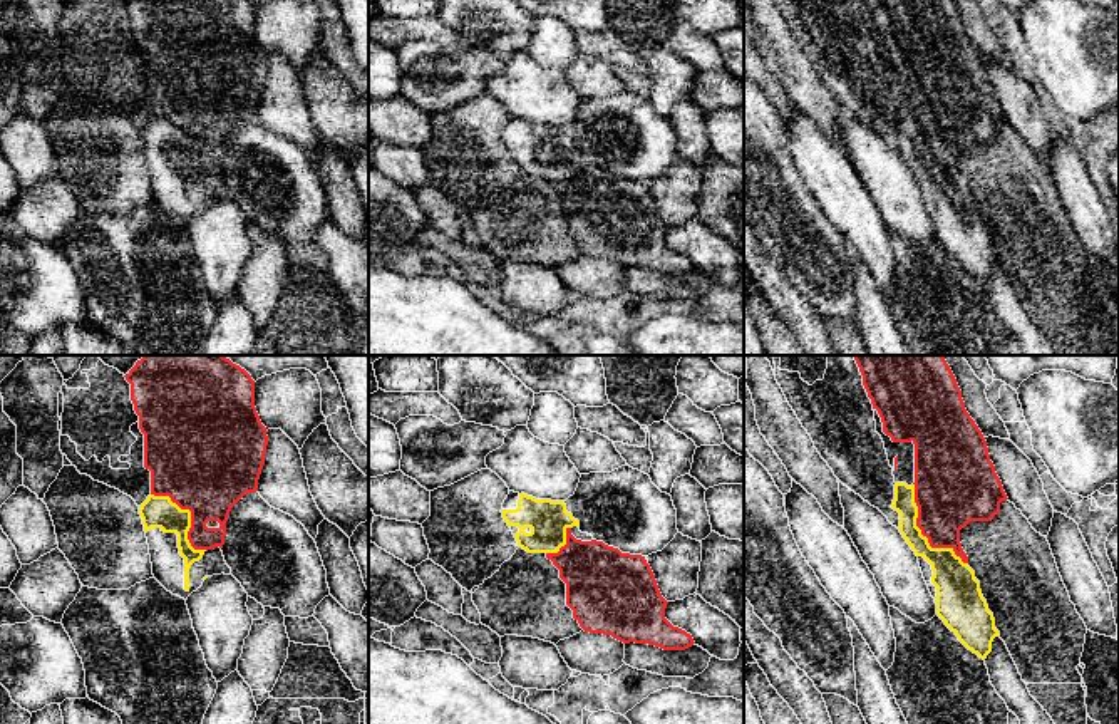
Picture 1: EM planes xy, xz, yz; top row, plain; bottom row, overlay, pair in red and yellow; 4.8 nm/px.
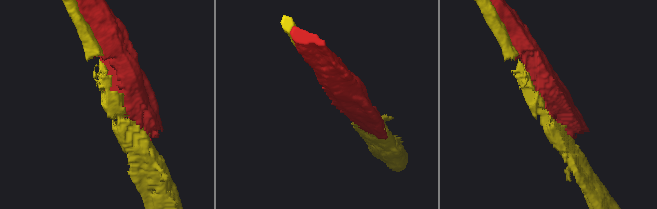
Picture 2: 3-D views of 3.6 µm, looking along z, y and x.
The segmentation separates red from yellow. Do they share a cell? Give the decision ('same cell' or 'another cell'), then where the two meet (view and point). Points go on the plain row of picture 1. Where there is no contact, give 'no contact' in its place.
another cell | yz (922, 158)

